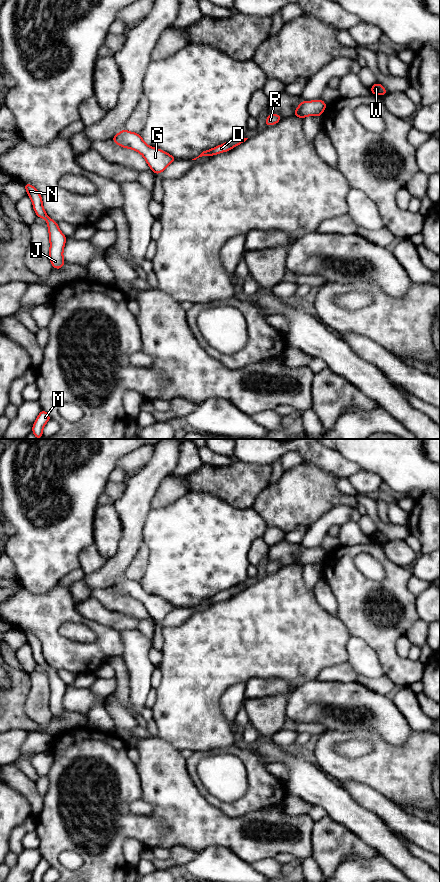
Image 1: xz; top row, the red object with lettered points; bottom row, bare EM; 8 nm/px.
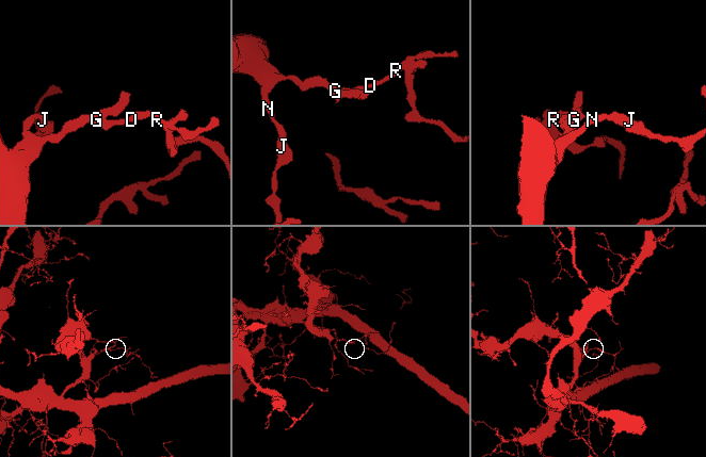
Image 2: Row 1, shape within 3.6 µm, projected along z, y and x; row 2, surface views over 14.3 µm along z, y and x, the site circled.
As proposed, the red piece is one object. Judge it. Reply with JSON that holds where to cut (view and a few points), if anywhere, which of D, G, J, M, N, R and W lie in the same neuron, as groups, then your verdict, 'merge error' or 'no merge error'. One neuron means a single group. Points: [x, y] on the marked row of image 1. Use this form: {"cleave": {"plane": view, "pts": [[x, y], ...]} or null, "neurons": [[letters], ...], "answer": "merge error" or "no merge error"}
{"cleave": null, "neurons": [["D", "G", "J", "M", "N", "R", "W"]], "answer": "no merge error"}

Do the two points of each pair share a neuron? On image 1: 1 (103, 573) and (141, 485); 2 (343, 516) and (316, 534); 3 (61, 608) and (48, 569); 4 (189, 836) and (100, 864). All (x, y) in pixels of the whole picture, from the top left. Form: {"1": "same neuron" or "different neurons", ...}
{"1": "same neuron", "2": "same neuron", "3": "different neurons", "4": "different neurons"}

